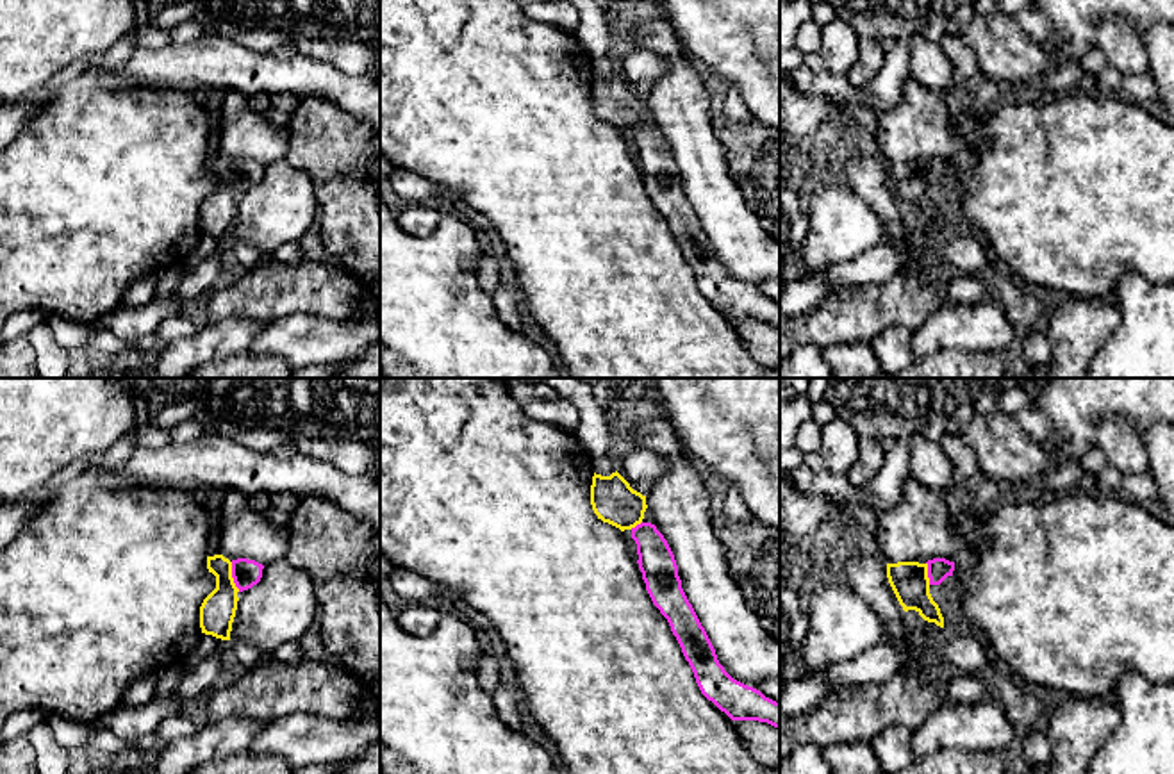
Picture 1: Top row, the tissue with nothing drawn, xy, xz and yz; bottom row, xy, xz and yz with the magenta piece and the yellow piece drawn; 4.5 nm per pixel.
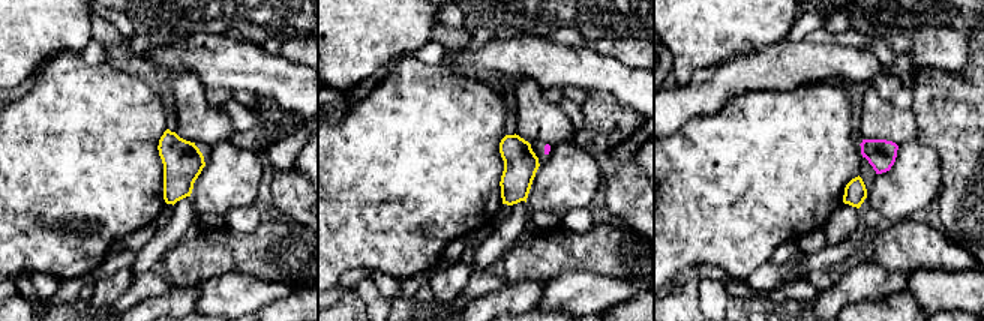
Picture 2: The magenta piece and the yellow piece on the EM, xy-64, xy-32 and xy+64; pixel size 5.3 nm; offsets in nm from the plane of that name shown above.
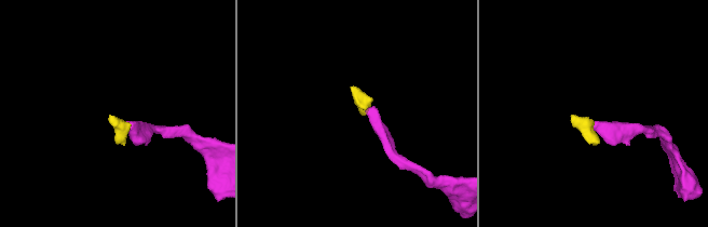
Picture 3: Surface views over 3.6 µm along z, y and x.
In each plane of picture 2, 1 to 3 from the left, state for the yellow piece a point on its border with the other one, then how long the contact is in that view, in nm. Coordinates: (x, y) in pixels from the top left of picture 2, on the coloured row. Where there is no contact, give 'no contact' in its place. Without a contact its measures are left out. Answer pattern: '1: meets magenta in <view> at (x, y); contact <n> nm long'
1: no contact
2: no contact
3: no contact

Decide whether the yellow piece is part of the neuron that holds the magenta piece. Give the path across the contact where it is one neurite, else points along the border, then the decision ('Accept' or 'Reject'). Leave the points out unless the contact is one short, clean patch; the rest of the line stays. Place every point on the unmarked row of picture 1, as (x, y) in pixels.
Path across: xy (247, 173), (232, 177), (216, 214). Accept

